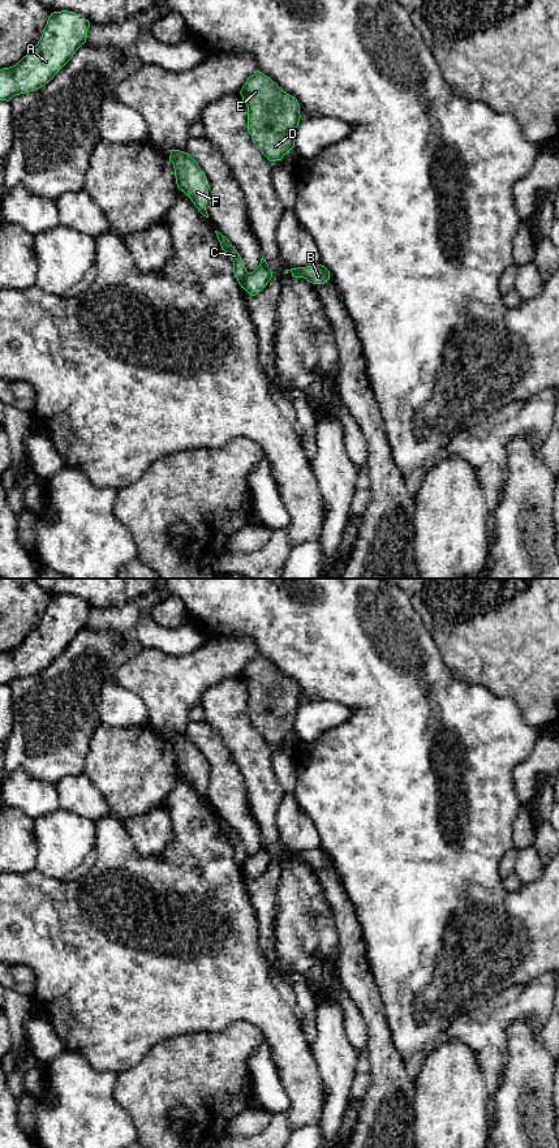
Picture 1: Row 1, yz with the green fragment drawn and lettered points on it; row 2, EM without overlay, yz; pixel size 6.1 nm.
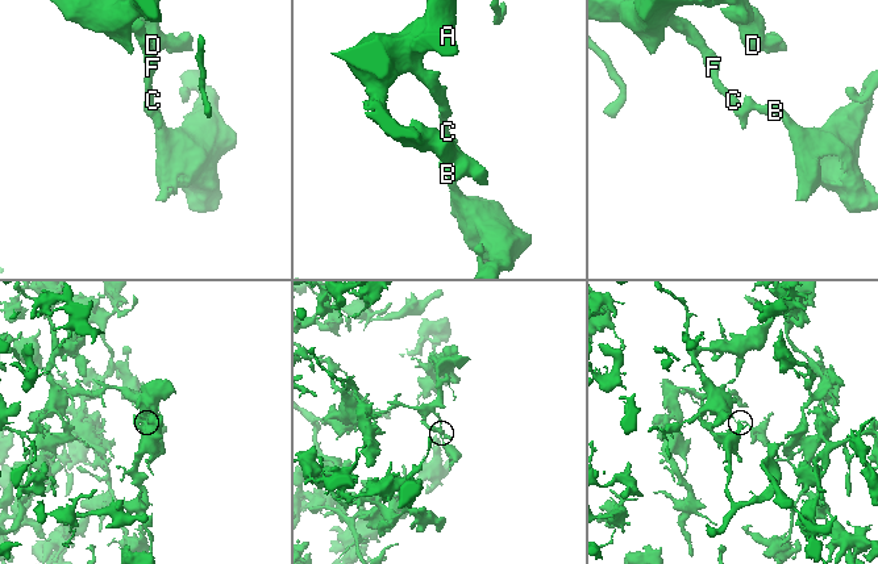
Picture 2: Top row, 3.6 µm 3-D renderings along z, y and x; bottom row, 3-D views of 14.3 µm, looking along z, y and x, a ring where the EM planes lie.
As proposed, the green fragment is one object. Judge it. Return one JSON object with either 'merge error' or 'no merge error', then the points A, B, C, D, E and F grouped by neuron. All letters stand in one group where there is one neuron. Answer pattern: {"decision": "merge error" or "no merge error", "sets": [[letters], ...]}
{"decision": "merge error", "sets": [["A", "C", "D", "E", "F"], ["B"]]}

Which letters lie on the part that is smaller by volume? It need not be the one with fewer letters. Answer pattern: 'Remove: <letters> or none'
Remove: B

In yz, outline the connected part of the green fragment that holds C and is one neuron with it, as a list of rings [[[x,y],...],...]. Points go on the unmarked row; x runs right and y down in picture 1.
[[[215,814],[215,817],[218,820],[222,833],[225,835],[225,838],[233,846],[233,856],[235,856],[235,860],[236,860],[238,868],[241,869],[241,872],[245,872],[245,864],[246,864],[248,855],[246,855],[246,851],[245,851],[240,838],[232,830],[232,827],[229,826],[229,824],[225,820],[223,820],[218,814]]]

